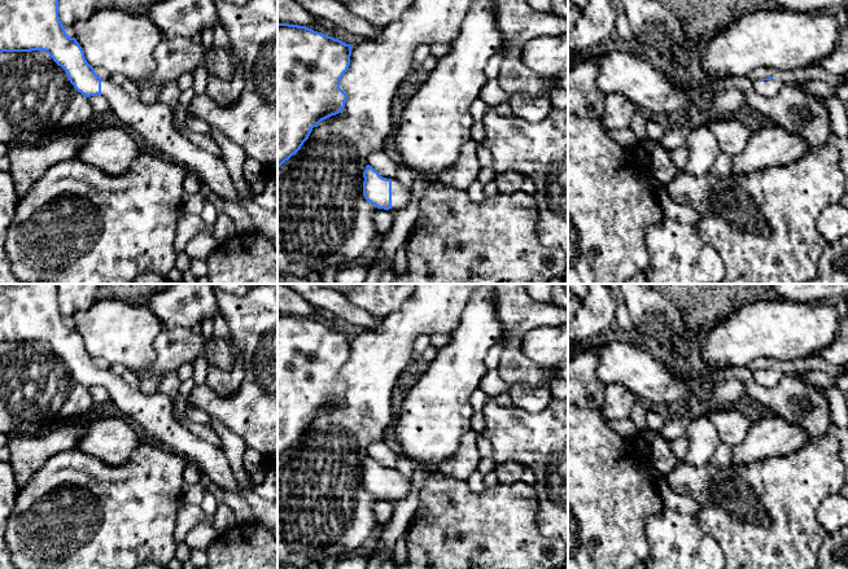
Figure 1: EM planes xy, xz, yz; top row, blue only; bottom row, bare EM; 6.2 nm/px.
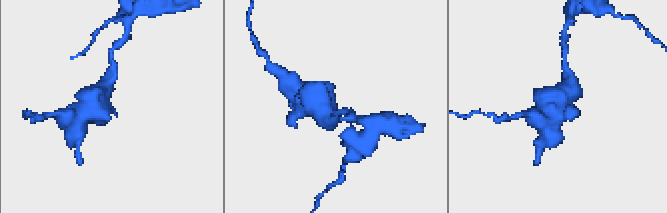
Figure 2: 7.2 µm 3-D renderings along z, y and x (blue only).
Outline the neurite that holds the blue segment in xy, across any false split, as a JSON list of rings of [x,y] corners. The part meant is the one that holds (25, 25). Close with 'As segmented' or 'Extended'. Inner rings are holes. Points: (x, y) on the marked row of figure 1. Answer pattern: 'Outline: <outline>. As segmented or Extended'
Outline: [[[0,0],[0,53],[31,51],[47,52],[65,70],[74,88],[86,97],[101,95],[106,99],[110,104],[113,121],[130,130],[145,149],[194,171],[201,181],[210,188],[210,192],[220,200],[242,206],[253,219],[254,232],[270,240],[277,236],[277,210],[263,209],[254,200],[245,202],[235,188],[223,159],[194,145],[174,127],[174,114],[170,106],[161,101],[144,104],[132,99],[122,86],[117,86],[112,79],[101,79],[96,75],[77,39],[66,34],[58,17],[58,0]]]. Extended

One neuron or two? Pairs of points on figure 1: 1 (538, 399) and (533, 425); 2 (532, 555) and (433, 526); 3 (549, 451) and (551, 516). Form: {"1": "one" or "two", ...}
{"1": "two", "2": "one", "3": "one"}

